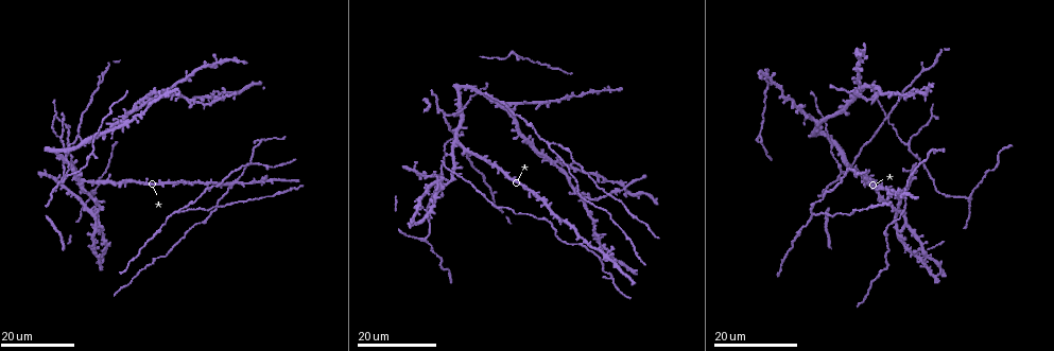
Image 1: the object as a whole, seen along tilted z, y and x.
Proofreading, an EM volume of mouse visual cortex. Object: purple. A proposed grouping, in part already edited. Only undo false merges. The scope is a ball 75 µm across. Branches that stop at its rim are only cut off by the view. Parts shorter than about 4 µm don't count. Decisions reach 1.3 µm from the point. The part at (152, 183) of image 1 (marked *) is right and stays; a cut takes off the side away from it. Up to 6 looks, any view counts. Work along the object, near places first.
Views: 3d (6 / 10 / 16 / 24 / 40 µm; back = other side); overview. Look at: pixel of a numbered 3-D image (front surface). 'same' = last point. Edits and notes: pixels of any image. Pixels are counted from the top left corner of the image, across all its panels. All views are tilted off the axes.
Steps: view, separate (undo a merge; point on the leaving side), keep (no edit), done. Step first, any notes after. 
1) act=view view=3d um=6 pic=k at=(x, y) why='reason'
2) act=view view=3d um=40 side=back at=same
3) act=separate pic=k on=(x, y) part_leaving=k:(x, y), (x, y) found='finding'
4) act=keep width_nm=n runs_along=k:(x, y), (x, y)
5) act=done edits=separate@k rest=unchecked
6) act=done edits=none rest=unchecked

act=view view=3d um=24 pic=1 at=(178, 209) why='a fork'

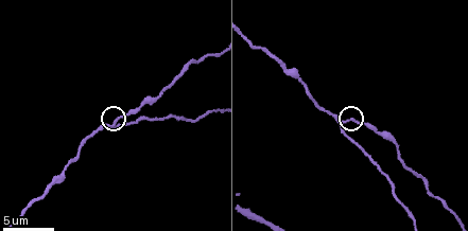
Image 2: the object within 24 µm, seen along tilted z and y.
act=view view=3d um=6 pic=2 at=(344, 121)

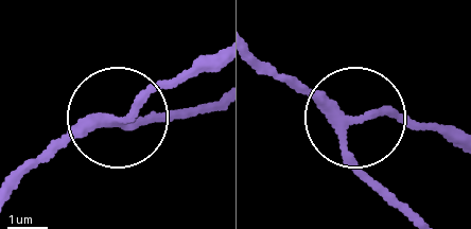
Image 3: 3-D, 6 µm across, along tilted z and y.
act=keep side_arm_um=26 runs_along=3:(410, 216), (354, 155), (348, 118), (254, 55) found='one neuron here'

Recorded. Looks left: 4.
act=view view=3d um=24 pic=1 at=(237, 181) why='arms part here'

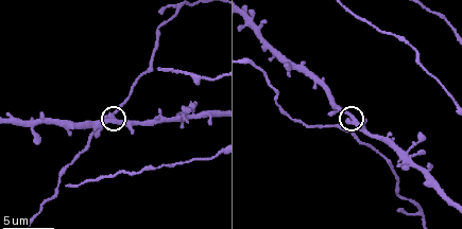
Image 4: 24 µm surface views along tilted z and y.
act=view view=3d um=6 pic=4 at=(355, 122)

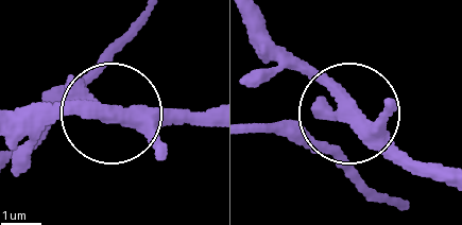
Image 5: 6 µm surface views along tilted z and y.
act=keep arms=3 runs_along=5:(255, 14), (342, 114), (252, 127) found='one neuron here'

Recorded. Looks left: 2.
act=view view=3d um=24 pic=1 at=(220, 99) why='four-way junction'

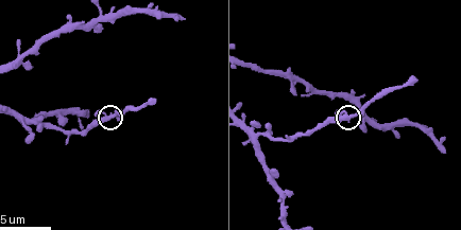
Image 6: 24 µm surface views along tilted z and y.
act=view view=3d um=6 pic=6 at=(344, 119)

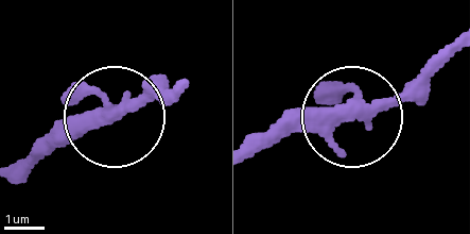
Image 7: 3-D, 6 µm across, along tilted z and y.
act=keep runs_along=7:(21, 169), (70, 131), (127, 115), (168, 87) found='one neuron here'

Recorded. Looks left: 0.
act=done edits=none rest=unchecked

